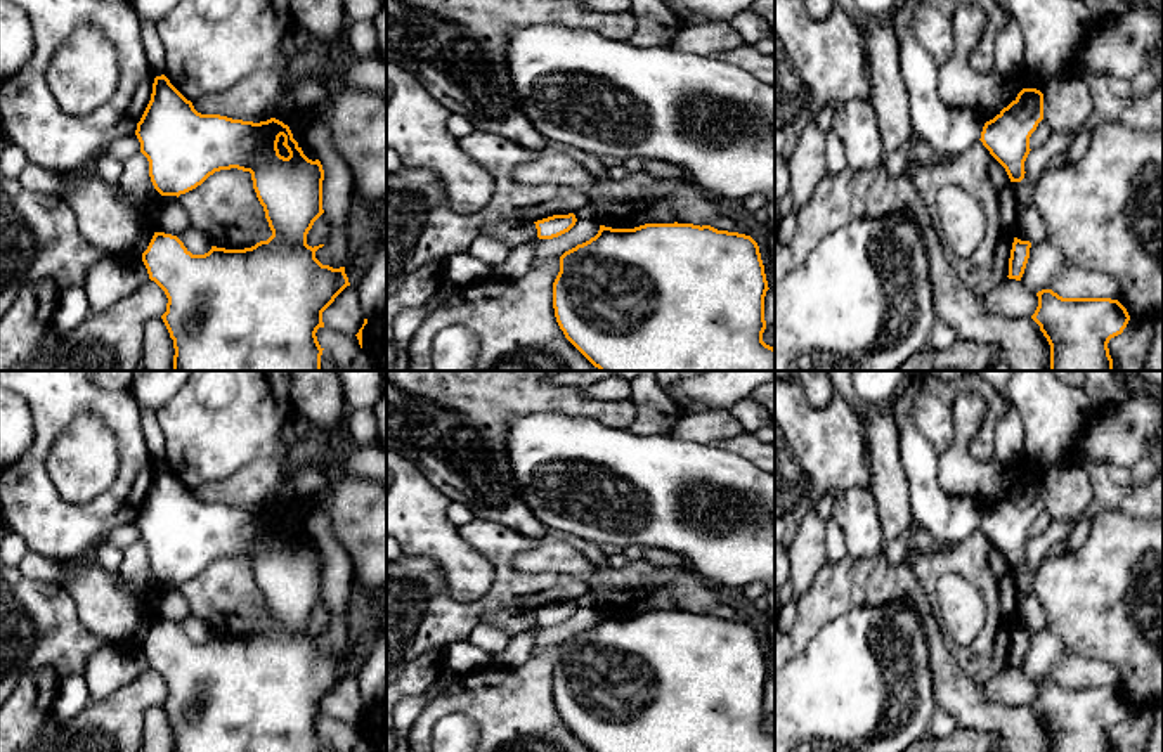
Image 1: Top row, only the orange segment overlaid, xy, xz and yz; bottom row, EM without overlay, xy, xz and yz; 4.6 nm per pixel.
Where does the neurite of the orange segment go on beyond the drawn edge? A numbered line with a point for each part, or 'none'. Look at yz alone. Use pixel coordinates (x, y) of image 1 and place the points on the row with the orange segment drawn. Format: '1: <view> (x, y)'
none

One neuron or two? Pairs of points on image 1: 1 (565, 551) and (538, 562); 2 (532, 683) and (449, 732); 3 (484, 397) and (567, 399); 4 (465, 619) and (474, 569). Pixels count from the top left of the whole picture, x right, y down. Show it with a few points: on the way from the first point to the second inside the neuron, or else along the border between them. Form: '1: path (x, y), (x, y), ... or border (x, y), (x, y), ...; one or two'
1: path (558, 557), (545, 558); one
2: border (432, 728), (444, 716), (467, 714), (480, 733); two
3: path (505, 397), (546, 397); one
4: border (442, 570), (446, 589), (465, 602), (494, 579); two

